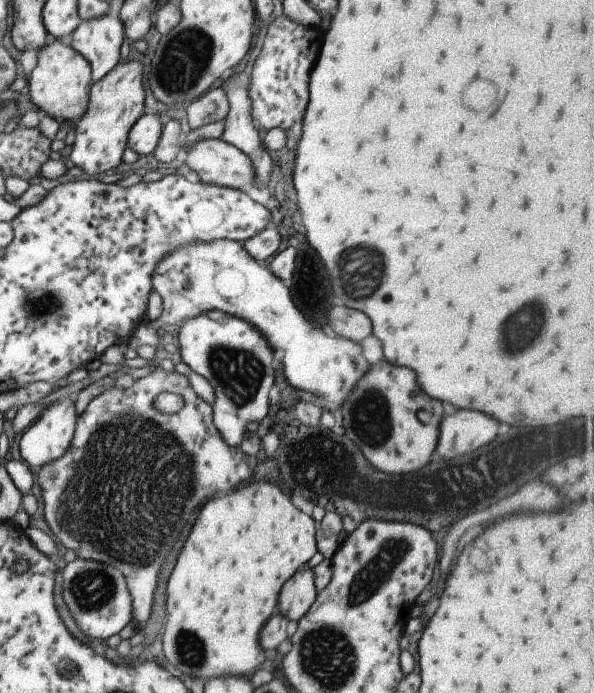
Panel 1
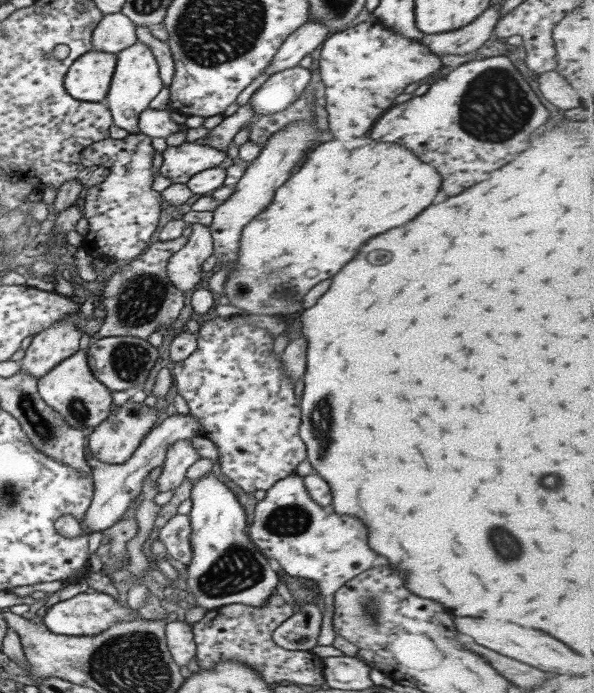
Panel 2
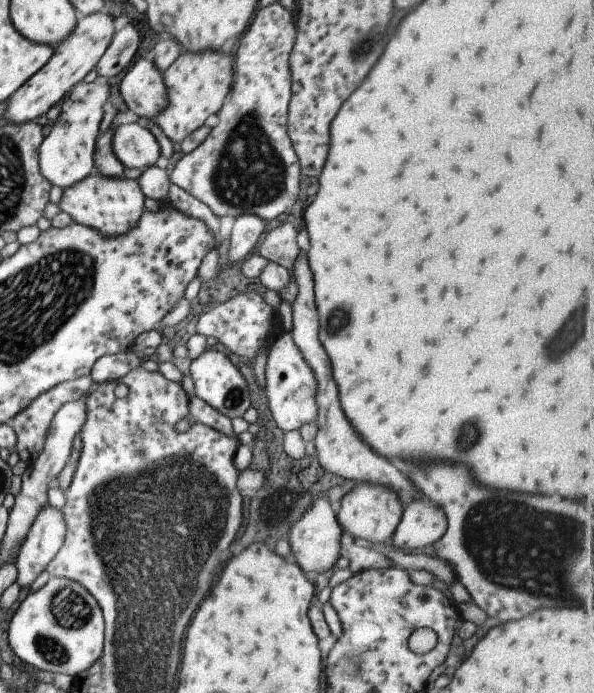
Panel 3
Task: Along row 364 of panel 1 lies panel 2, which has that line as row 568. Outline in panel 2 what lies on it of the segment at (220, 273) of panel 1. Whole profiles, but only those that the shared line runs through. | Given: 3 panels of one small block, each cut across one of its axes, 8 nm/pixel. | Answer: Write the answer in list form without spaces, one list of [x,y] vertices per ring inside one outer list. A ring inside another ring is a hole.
[[[294,472],[265,491],[263,498],[255,504],[253,520],[245,532],[263,556],[277,561],[285,574],[315,580],[323,590],[327,604],[331,604],[335,590],[349,578],[367,570],[377,556],[367,546],[365,526],[357,518],[341,518],[341,514],[313,502],[302,478]]]

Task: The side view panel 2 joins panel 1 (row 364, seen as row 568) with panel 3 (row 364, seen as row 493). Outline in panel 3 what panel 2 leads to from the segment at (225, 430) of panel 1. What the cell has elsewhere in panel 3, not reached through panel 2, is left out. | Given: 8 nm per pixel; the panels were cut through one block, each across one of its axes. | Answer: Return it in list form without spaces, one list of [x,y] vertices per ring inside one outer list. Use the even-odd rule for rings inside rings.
[[[207,347],[197,358],[191,360],[188,374],[190,381],[193,382],[195,396],[211,408],[215,408],[219,414],[231,419],[242,416],[250,407],[249,392],[243,376],[222,352]]]

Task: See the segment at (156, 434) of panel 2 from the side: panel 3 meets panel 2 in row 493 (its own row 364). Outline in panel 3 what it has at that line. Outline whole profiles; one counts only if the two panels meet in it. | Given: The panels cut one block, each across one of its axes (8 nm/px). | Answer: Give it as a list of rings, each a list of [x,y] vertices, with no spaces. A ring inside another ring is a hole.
[[[131,350],[100,356],[92,364],[89,378],[97,384],[117,380],[135,366],[140,366],[138,358],[139,356]]]

